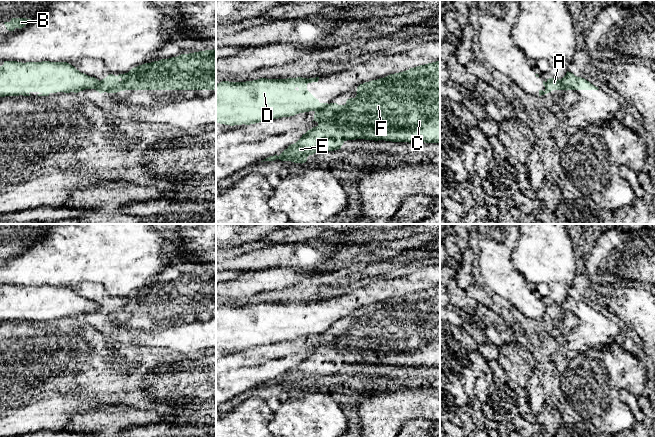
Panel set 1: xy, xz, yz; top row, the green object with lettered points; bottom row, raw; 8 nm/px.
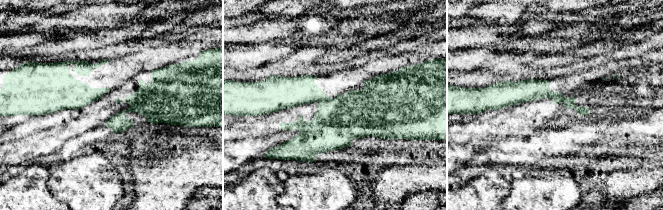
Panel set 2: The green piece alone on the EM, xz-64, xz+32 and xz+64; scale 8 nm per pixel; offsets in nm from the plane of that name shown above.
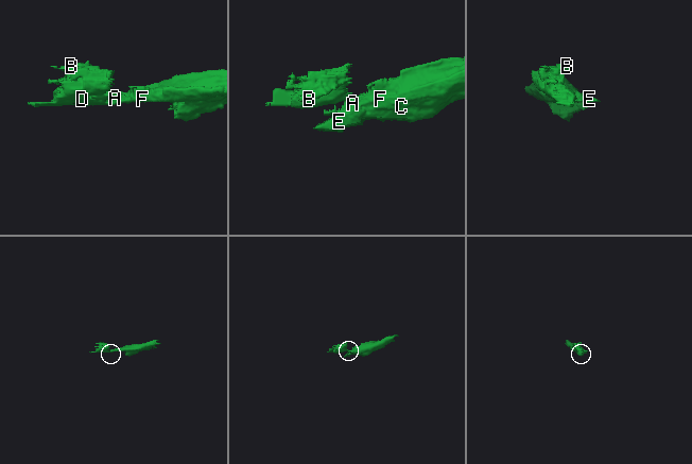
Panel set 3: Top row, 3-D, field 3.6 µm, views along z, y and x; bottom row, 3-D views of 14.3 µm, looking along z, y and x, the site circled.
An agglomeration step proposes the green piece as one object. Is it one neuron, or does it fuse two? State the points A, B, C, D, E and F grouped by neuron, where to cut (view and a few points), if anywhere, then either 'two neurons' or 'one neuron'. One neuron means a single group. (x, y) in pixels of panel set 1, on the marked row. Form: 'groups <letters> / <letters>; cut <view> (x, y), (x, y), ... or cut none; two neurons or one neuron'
groups A C E F / B D; cut xz (329, 104), (315, 111); two neurons

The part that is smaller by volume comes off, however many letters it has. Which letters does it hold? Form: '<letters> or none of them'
B, D

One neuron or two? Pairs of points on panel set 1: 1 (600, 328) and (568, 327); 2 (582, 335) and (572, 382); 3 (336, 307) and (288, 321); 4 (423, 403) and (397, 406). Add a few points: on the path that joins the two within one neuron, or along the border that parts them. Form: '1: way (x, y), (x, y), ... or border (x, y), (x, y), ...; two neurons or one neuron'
1: way (592, 328), (576, 327); one neuron
2: border (574, 347), (580, 350), (598, 349); two neurons
3: way (324, 313), (314, 318), (300, 319); one neuron
4: way (417, 404), (403, 406); one neuron

